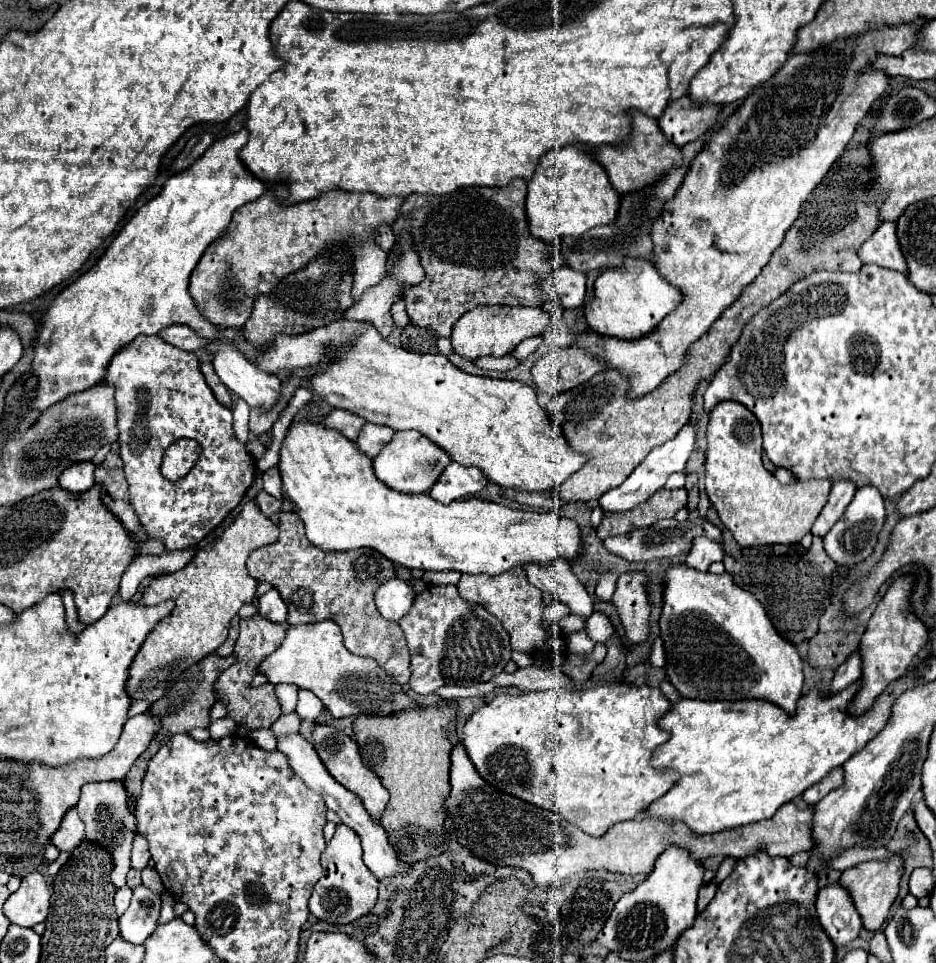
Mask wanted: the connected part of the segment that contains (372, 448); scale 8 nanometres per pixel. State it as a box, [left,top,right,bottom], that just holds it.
[357,423,393,459]

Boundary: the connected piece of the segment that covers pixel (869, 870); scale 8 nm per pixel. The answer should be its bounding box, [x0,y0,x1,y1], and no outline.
[839,855,903,931]

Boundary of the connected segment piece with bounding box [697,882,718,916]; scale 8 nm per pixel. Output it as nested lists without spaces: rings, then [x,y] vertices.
[[[714,882],[703,884],[699,890],[697,900],[697,916],[705,910],[711,899],[715,896],[718,885]]]

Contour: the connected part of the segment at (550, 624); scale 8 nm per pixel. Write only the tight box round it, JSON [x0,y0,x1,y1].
[543,601,569,631]

